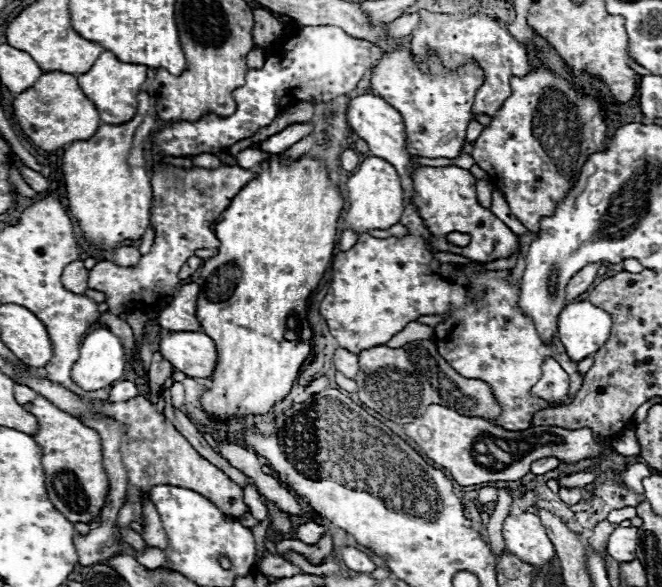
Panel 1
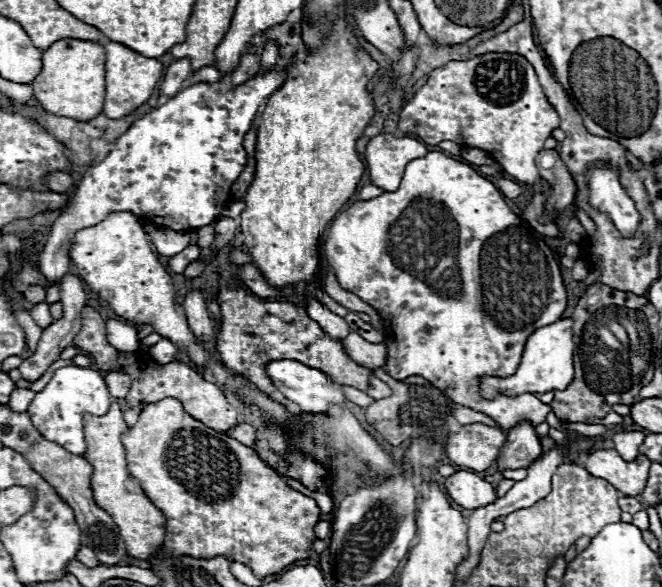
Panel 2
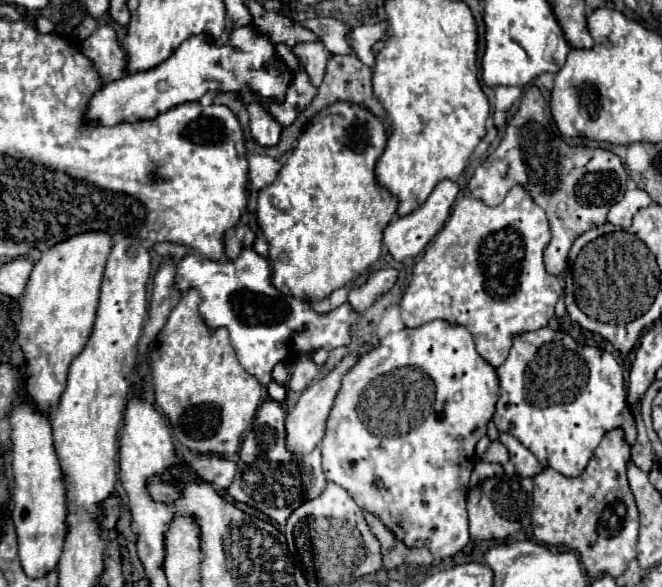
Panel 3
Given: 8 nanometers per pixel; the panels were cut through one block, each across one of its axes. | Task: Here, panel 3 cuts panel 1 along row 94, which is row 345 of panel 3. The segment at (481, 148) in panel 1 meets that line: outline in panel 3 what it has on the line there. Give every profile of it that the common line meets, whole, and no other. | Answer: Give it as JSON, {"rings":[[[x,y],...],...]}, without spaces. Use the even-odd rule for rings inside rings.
{"rings":[[[544,326],[528,334],[518,334],[512,338],[506,362],[496,368],[496,376],[500,382],[500,394],[494,412],[496,428],[500,432],[512,434],[538,458],[544,468],[554,468],[568,478],[580,476],[602,436],[618,426],[626,432],[628,444],[636,442],[636,422],[628,406],[628,394],[620,364],[610,352],[594,346],[582,346],[568,332],[550,330]]]}

